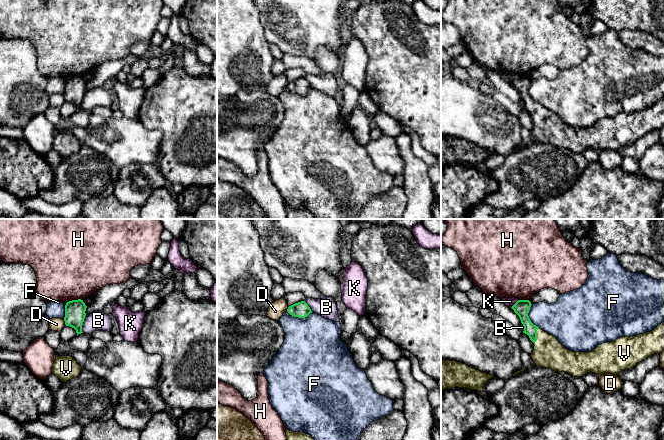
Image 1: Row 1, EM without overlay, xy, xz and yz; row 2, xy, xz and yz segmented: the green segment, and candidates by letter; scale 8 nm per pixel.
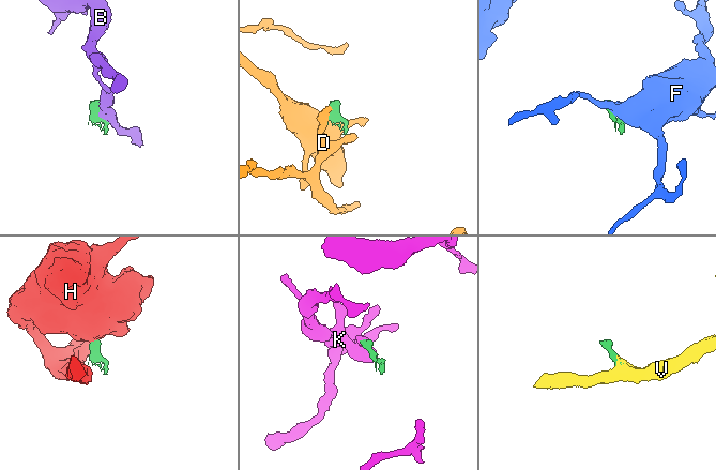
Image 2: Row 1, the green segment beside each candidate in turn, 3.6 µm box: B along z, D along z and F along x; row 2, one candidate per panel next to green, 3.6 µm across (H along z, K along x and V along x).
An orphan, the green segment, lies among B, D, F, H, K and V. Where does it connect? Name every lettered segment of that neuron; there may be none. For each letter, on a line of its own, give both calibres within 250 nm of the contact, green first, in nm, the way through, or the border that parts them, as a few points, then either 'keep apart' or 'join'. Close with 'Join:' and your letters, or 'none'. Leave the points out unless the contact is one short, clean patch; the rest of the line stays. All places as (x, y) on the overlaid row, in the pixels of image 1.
B: 160 nm thick on the green side, 160 nm on the other; border along xy (86, 315), (82, 325), (82, 332); keep apart
D: 160 nm thick on the green side, 110 nm on the other; border along xy (63, 319), (65, 324); keep apart
F: 120 nm thick on the green side, 280 nm on the other; keep apart
H: 160 nm thick on the green side, 500 nm on the other; border along xy (82, 299), (72, 299), (66, 303); keep apart
K: 120 nm thick on the green side, 80 nm on the other; border along yz (518, 299), (510, 307); keep apart
V: 110 nm thick on the green side, 240 nm on the other; runs through yz (521, 309), (529, 328), (536, 336), (546, 346), (549, 353); join
Join: V

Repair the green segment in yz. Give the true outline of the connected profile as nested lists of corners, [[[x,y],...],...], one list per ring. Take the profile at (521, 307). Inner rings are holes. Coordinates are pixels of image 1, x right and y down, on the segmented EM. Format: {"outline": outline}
{"outline": [[[518,300],[511,308],[519,316],[527,334],[534,343],[530,354],[537,367],[566,372],[573,377],[587,373],[619,374],[637,363],[664,350],[664,322],[654,330],[636,336],[623,336],[615,341],[598,345],[591,352],[566,349],[556,337],[534,325],[529,316],[529,300]]]}

